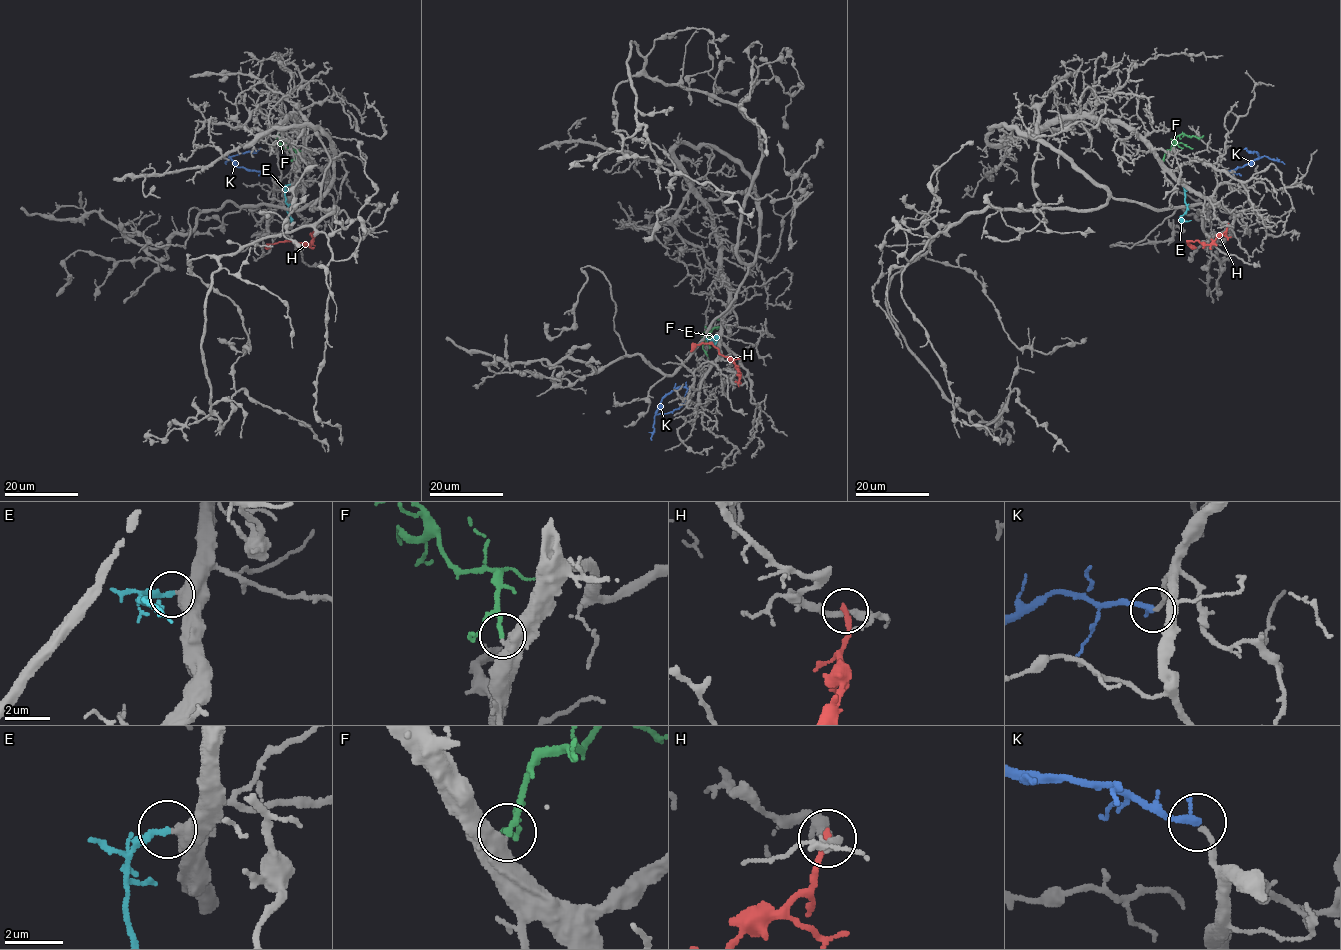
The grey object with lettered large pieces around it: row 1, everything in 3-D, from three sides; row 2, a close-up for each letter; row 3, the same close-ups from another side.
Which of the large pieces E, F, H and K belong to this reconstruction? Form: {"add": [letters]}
{"add": ["E", "F"]}

